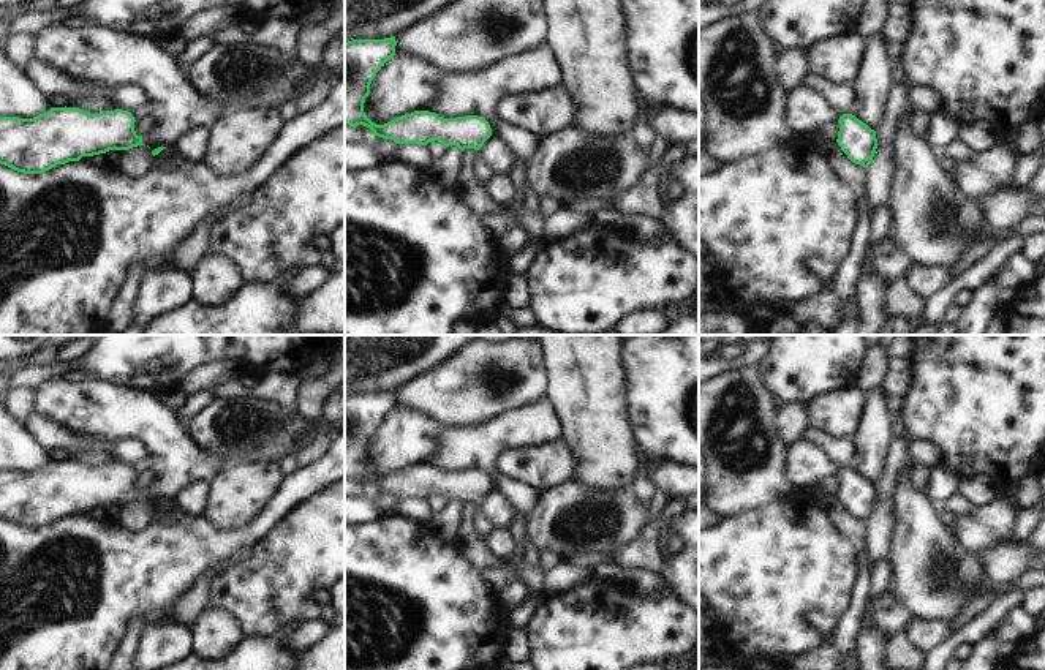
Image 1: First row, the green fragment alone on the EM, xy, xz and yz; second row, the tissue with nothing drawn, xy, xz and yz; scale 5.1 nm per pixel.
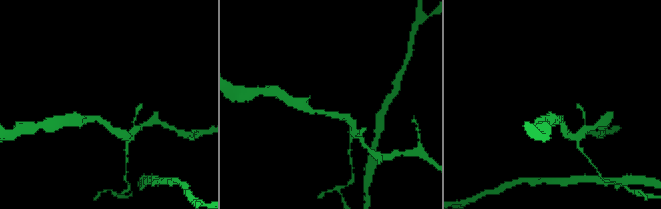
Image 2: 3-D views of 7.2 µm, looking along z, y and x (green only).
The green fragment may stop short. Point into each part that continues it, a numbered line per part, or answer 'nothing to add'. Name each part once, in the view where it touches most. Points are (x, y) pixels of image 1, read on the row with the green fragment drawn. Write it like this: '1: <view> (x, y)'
nothing to add

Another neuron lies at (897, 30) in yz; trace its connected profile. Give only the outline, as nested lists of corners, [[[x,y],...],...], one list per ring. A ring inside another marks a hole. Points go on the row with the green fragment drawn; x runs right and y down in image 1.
[[[890,5],[888,21],[882,30],[890,60],[896,65],[904,55],[904,46],[912,30],[911,6]]]

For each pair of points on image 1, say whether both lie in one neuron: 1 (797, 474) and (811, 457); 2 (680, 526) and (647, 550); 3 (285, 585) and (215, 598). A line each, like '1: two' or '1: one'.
1: one
2: two
3: one

